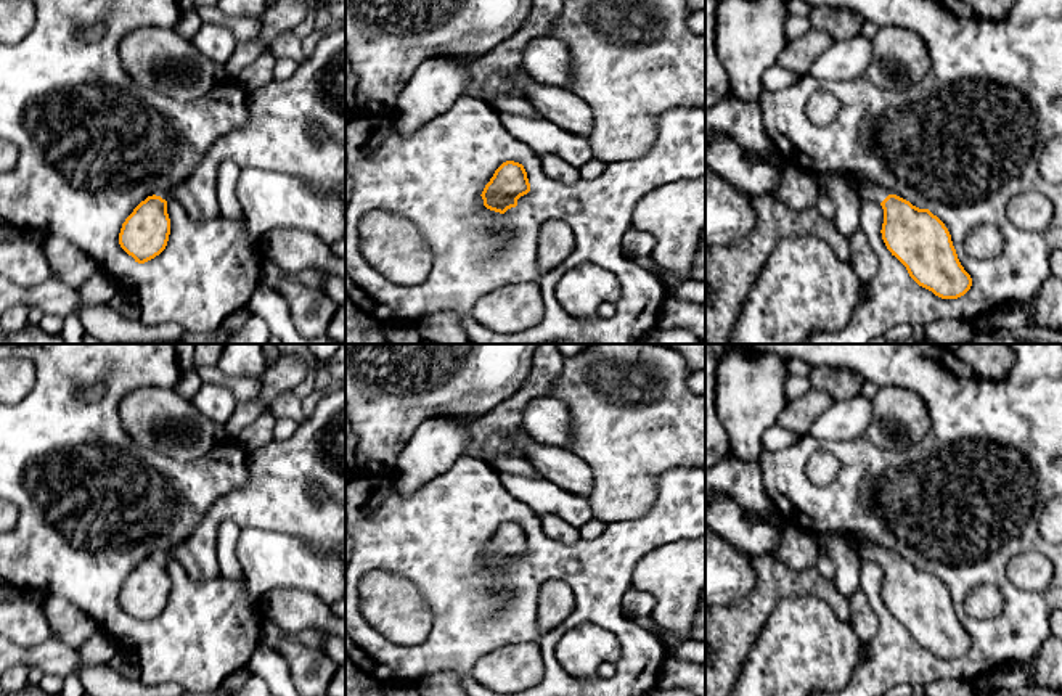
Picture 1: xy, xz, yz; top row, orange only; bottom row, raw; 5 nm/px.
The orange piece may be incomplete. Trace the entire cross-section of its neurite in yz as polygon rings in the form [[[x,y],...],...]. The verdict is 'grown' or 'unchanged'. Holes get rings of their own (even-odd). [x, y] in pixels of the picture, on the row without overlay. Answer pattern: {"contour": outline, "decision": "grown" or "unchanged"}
{"contour": [[[860,537],[856,543],[861,558],[882,566],[882,600],[919,646],[942,659],[958,659],[970,649],[972,638],[937,575]]], "decision": "grown"}

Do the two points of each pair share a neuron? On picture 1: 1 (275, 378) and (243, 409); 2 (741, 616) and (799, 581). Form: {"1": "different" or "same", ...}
{"1": "same", "2": "same"}

